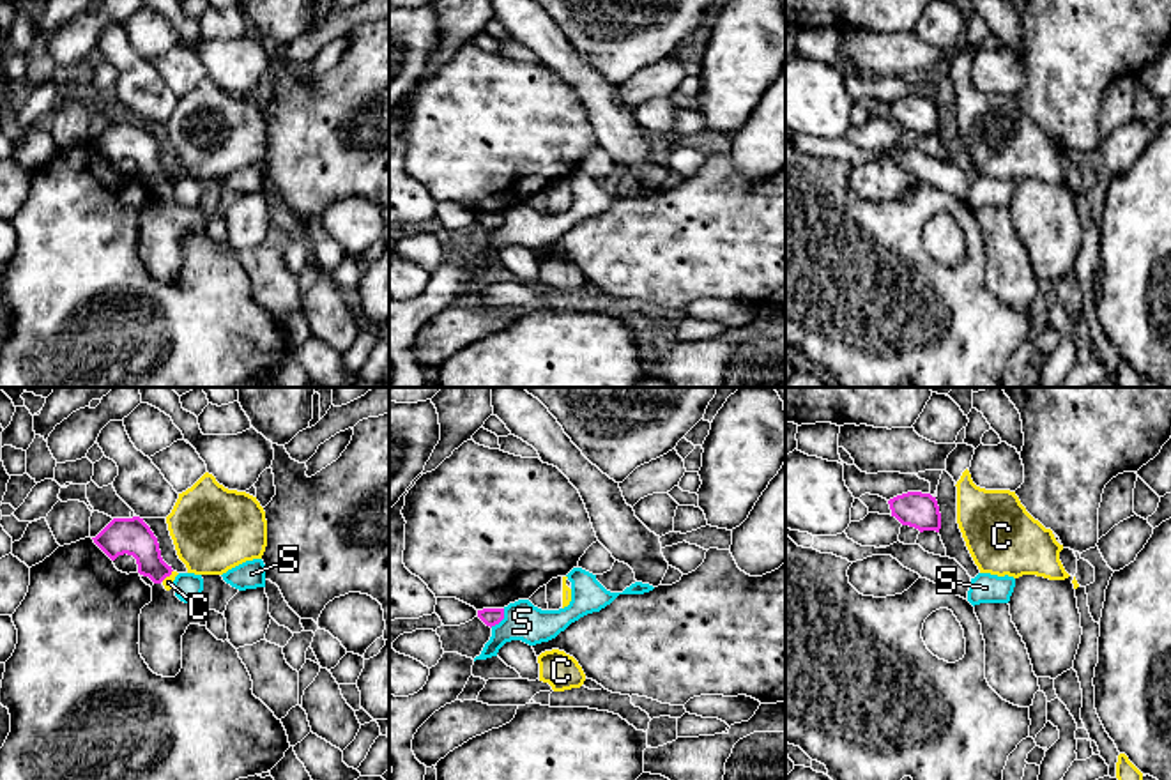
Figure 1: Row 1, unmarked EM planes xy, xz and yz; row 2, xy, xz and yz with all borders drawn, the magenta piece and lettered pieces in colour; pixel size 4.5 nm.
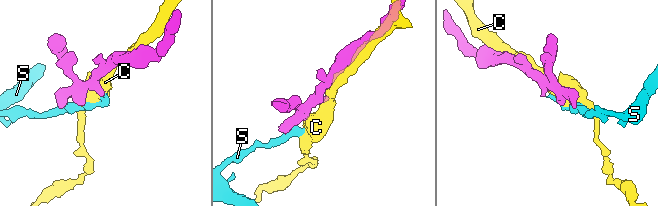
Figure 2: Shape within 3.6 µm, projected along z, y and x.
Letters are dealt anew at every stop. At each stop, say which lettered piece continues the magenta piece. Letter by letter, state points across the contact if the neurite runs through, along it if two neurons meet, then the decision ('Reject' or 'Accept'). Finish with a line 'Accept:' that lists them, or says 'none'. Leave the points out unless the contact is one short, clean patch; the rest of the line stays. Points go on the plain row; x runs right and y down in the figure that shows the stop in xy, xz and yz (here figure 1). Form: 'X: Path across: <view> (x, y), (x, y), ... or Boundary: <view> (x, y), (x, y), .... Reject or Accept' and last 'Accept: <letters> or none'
C: Reject
S: Reject
Accept: none

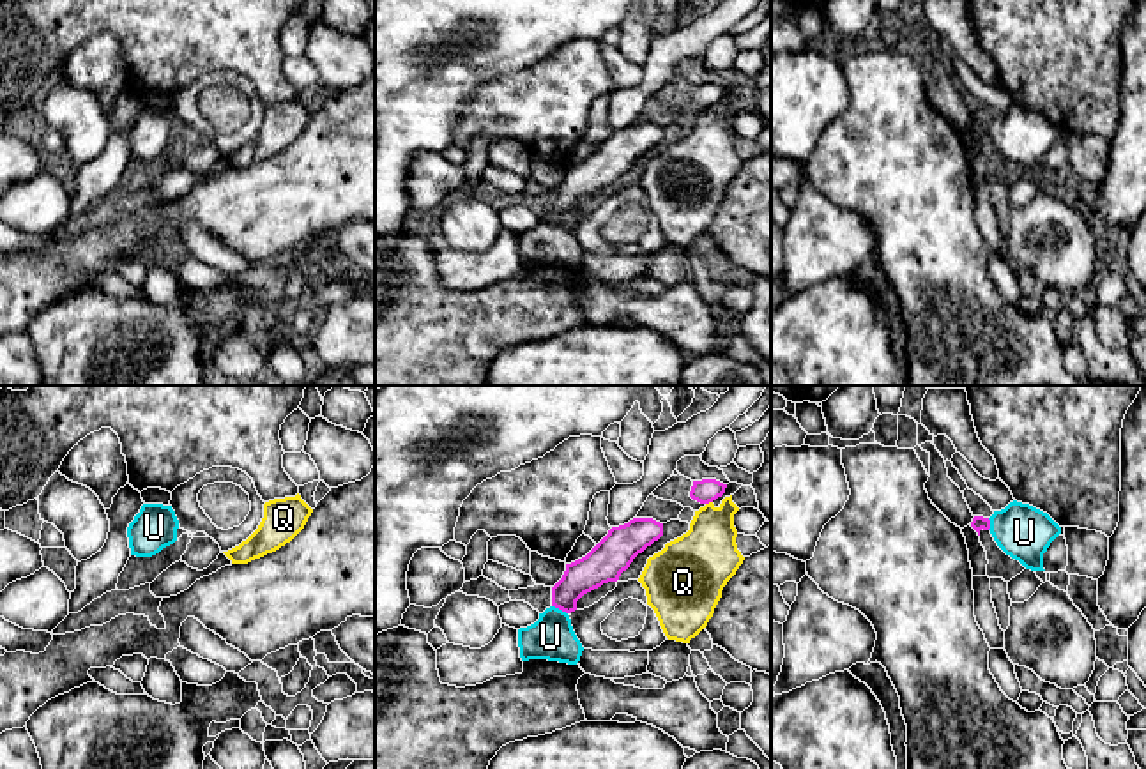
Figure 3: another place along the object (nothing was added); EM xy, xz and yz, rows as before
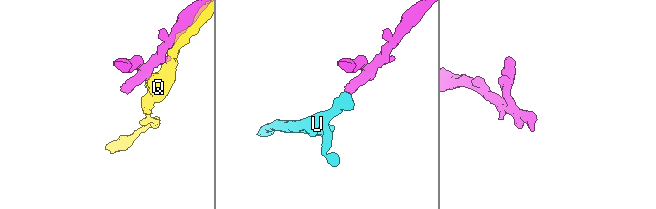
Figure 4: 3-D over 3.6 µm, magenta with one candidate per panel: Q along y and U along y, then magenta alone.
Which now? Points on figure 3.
Q: Reject
U: Path across: xz (596, 172), (559, 213), (550, 241). Accept
Accept: U

